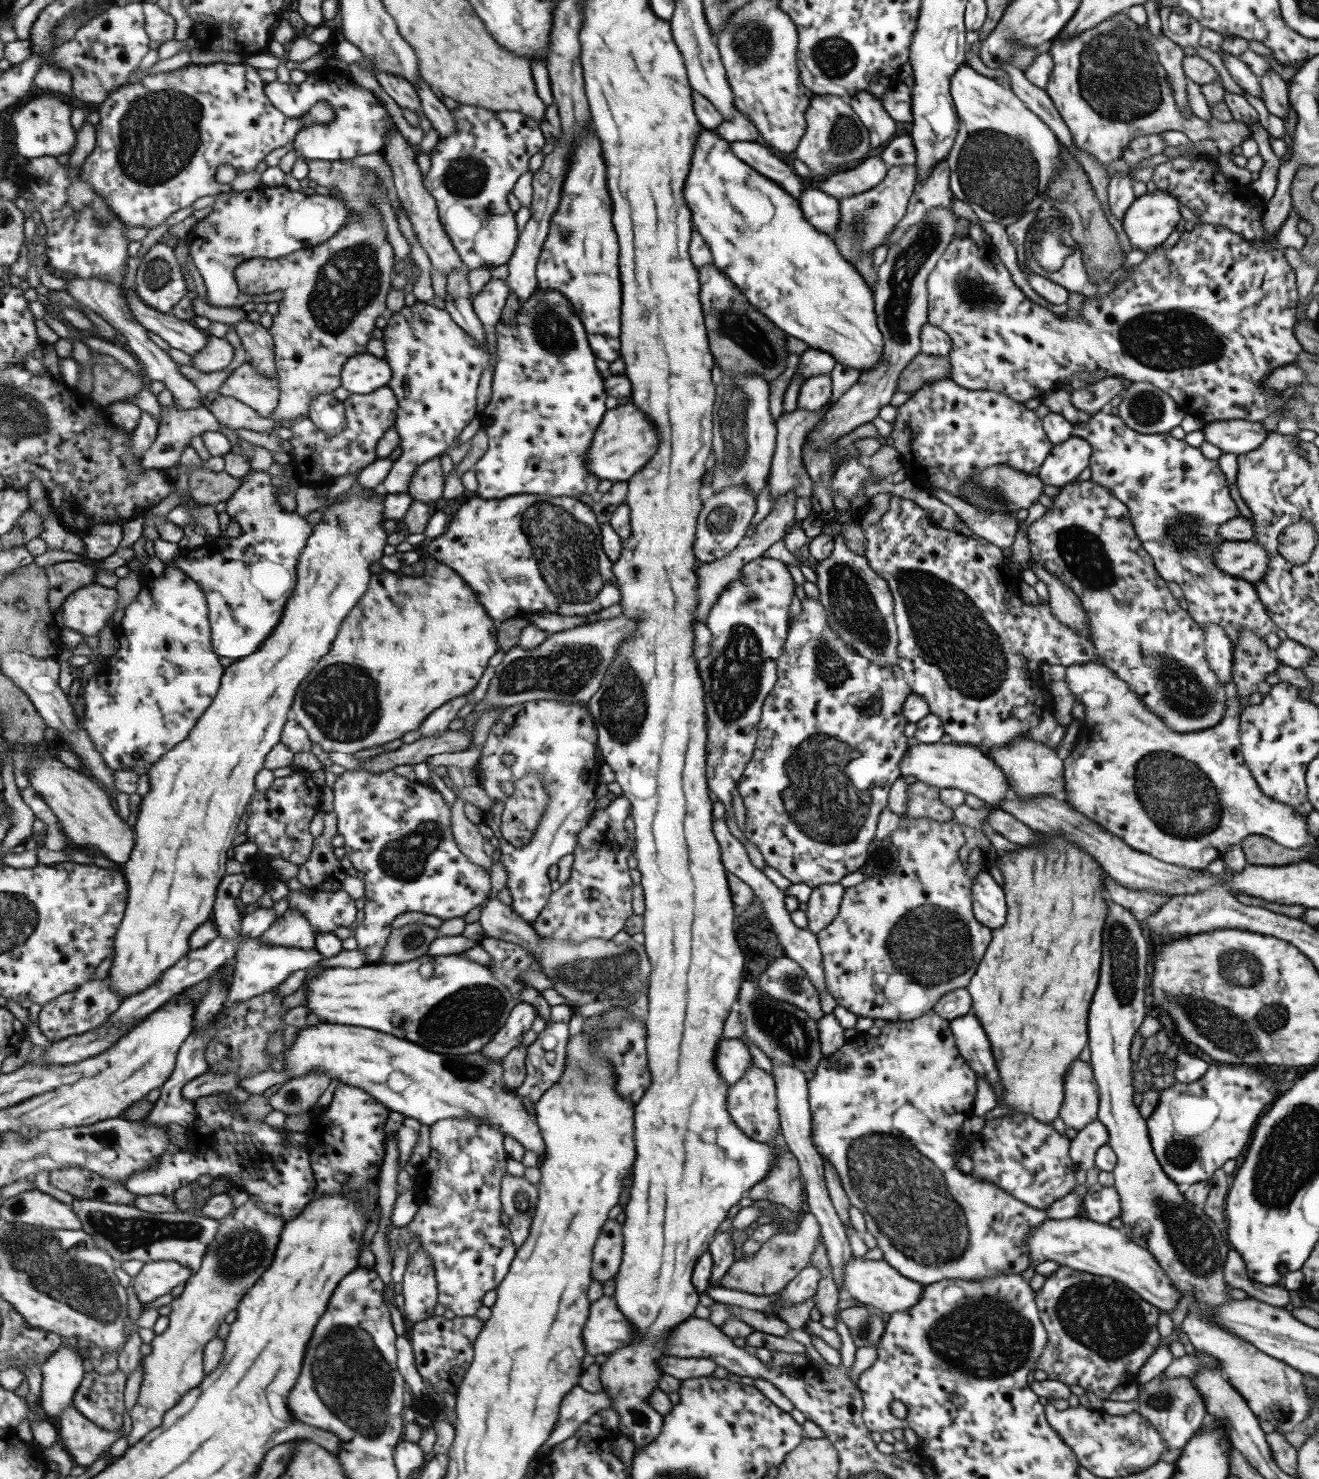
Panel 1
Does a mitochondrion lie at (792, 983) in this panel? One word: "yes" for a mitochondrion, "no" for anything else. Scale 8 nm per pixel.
yes

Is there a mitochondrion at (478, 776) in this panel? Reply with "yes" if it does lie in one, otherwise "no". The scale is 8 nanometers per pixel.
no

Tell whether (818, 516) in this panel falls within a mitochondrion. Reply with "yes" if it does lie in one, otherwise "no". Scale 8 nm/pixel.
no

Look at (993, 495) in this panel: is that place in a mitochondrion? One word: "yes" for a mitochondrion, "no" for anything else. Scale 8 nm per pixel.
yes

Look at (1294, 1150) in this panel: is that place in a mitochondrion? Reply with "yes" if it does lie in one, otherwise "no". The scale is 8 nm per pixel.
yes

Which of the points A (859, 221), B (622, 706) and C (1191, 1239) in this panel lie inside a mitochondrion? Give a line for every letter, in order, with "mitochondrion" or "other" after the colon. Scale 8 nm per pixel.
A: mitochondrion
B: mitochondrion
C: mitochondrion

